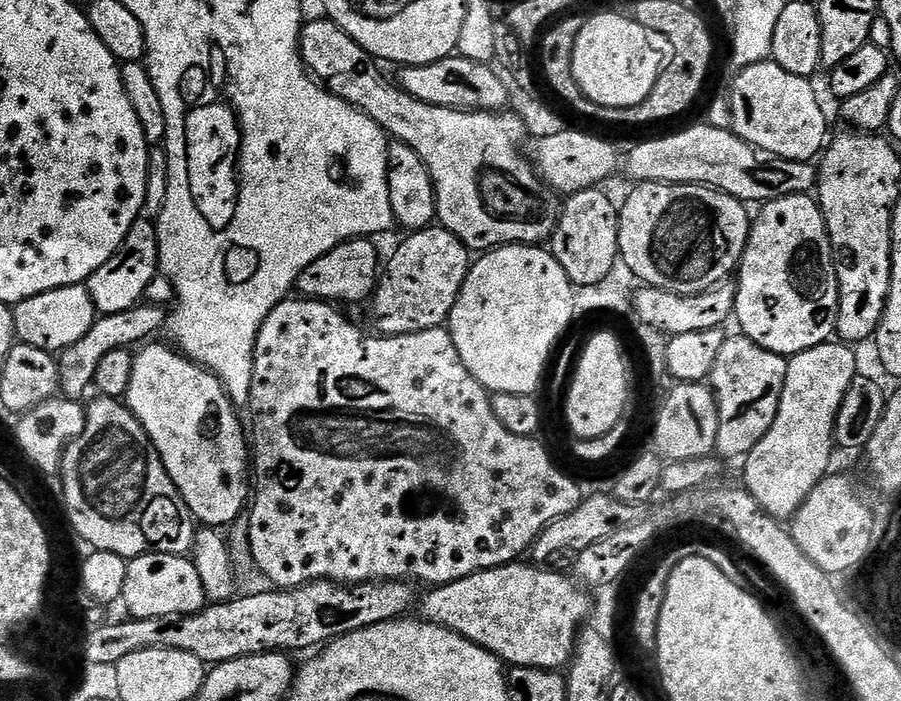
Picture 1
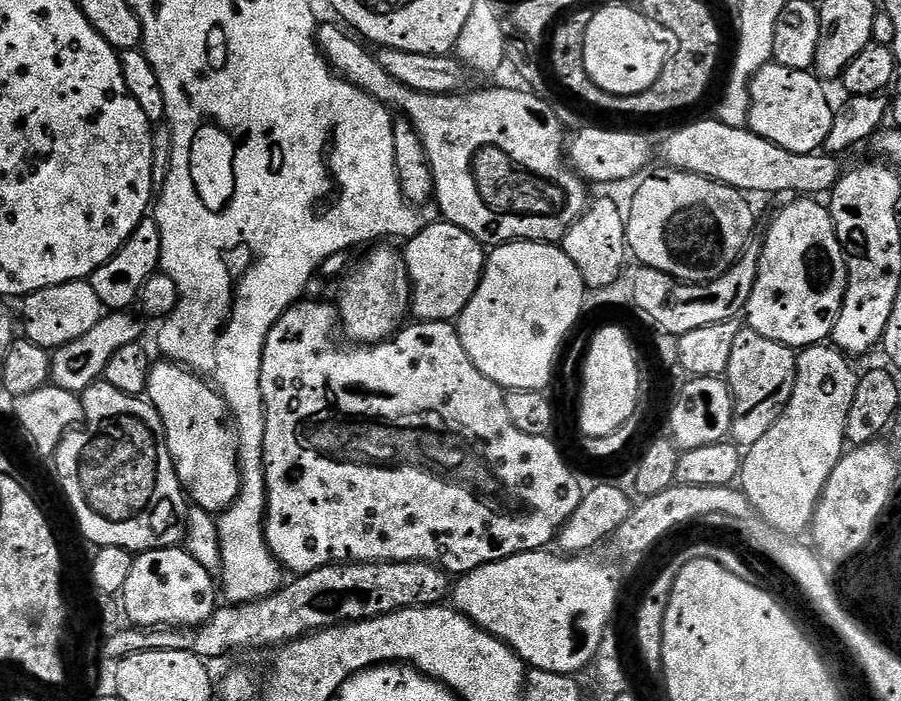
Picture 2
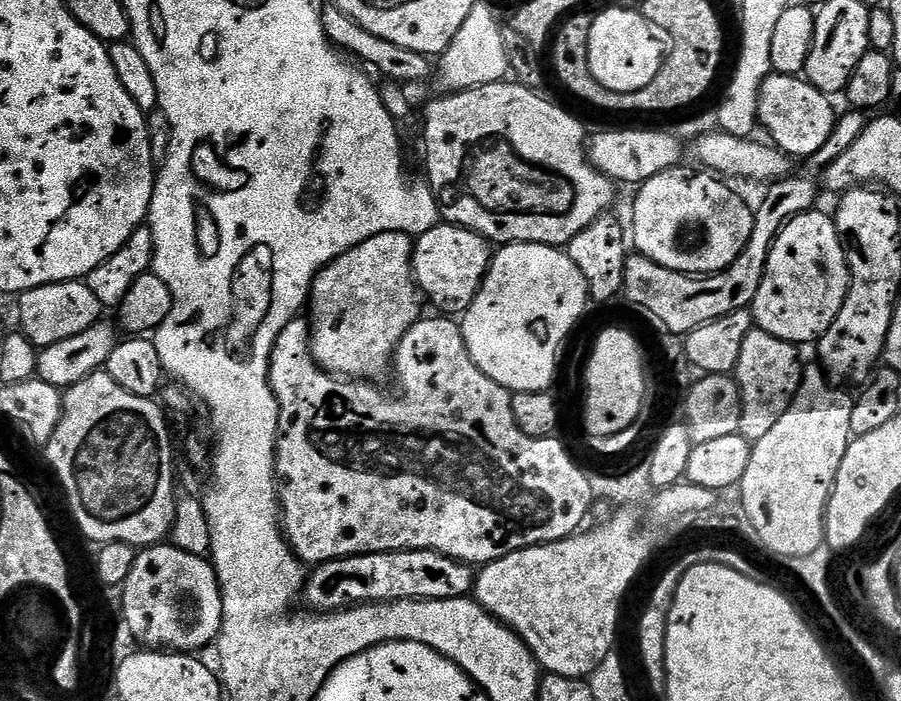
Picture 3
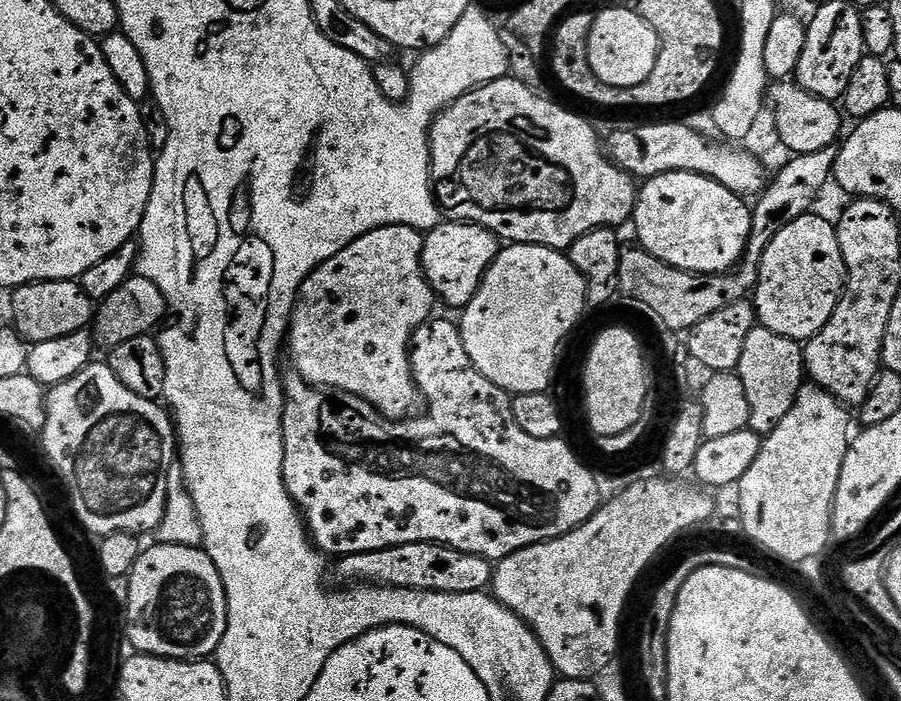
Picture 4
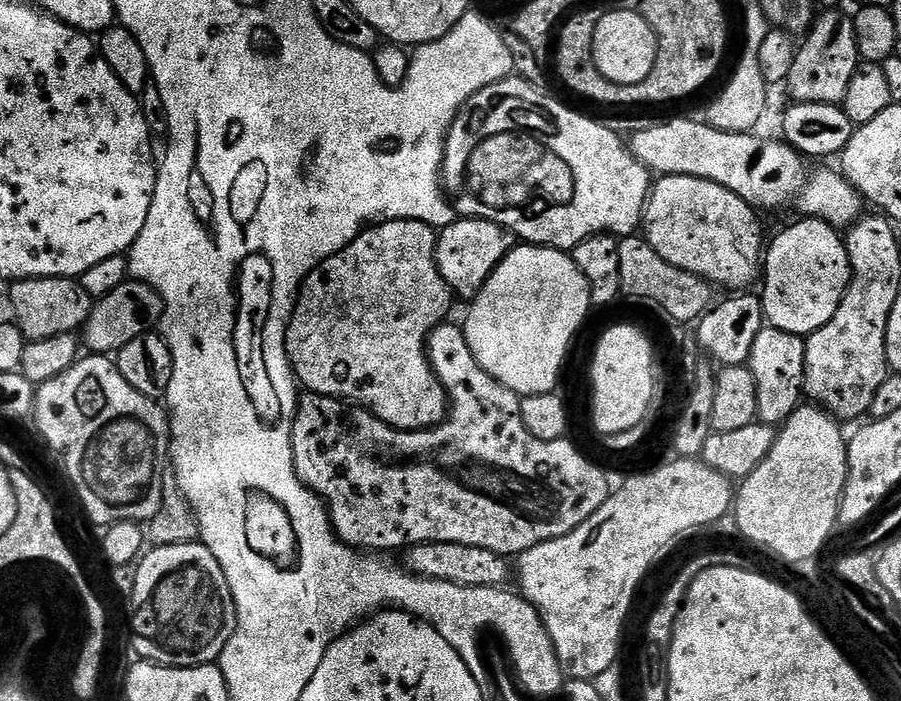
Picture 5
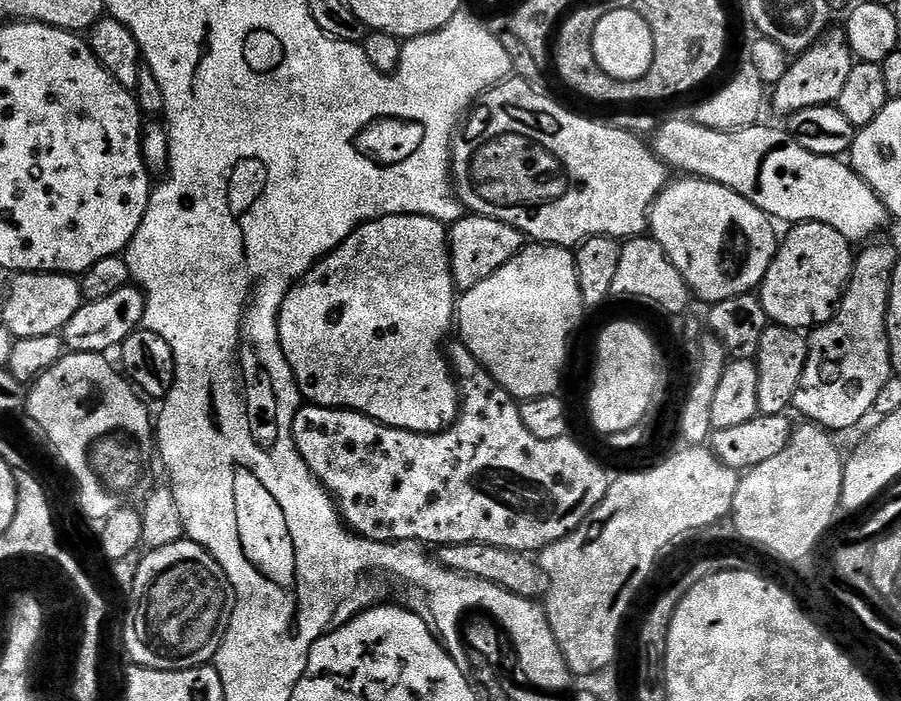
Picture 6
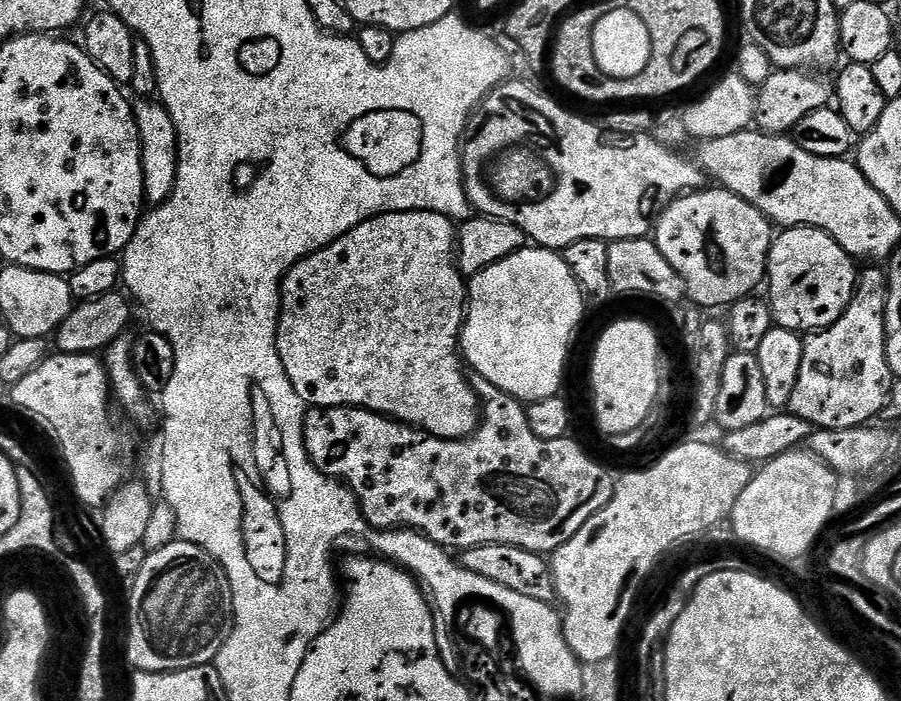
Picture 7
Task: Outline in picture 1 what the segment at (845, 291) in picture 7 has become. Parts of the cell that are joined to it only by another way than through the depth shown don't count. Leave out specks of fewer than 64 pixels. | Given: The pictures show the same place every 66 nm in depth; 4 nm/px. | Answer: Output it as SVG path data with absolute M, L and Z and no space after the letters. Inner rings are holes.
M801 194L799 196L780 196L776 200L769 200L763 205L758 219L752 225L752 231L748 237L748 248L744 251L743 261L738 269L738 291L736 293L736 312L743 335L771 352L777 352L780 356L791 358L797 356L802 350L810 350L819 344L827 344L837 335L836 323L840 317L840 268L836 264L837 249L832 242L832 234L825 209L811 195Z

